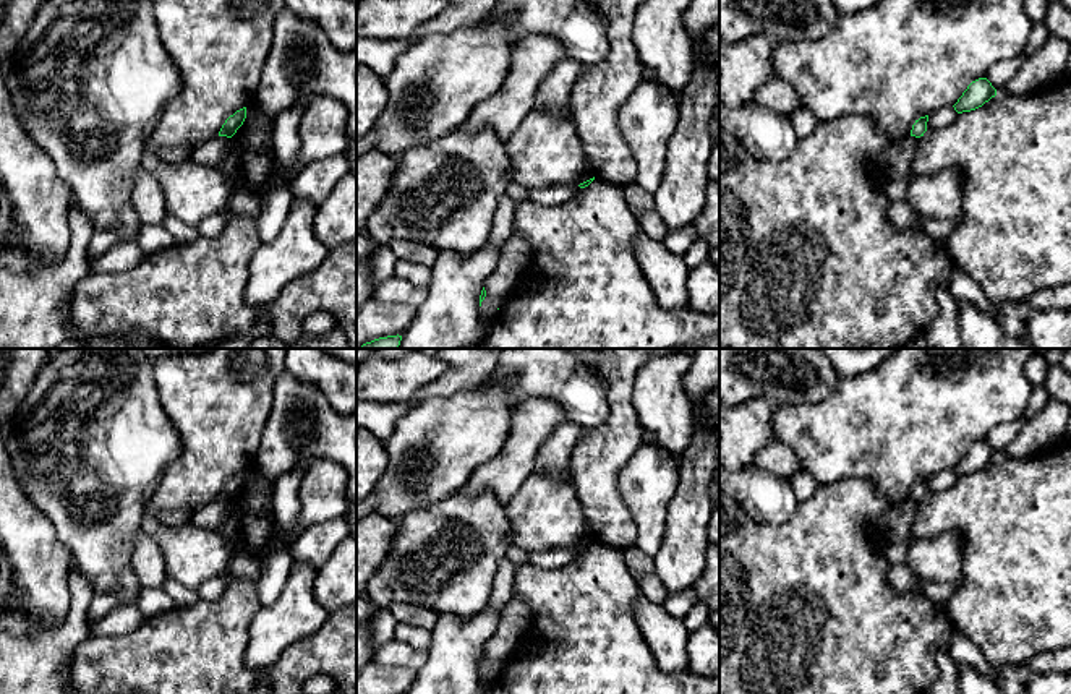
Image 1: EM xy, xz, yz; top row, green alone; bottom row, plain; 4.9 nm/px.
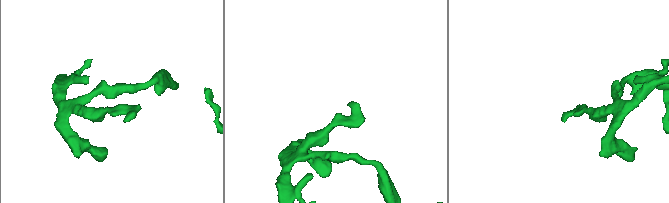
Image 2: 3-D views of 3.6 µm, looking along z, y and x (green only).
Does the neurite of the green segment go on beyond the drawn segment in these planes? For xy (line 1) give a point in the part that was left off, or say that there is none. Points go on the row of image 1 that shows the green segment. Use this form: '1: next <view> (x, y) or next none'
1: next none

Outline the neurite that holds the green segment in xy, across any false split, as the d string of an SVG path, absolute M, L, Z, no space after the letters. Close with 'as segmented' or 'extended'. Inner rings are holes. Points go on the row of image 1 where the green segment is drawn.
M246 107L237 110L225 120L225 123L219 131L219 136L232 138L237 133L237 130L243 125L245 118L246 118Z; as segmented

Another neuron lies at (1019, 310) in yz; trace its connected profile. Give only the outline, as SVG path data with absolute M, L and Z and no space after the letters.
M1011 302L993 306L993 311L1024 321L1032 313L1032 308L1027 302Z

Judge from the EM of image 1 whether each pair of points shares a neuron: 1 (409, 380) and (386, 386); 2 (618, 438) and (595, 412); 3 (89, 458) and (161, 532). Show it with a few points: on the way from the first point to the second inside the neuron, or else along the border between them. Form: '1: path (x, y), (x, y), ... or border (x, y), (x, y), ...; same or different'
1: path (404, 381), (391, 383); same
2: border (603, 381), (608, 415), (588, 428); different
3: border (146, 505), (140, 527); different

